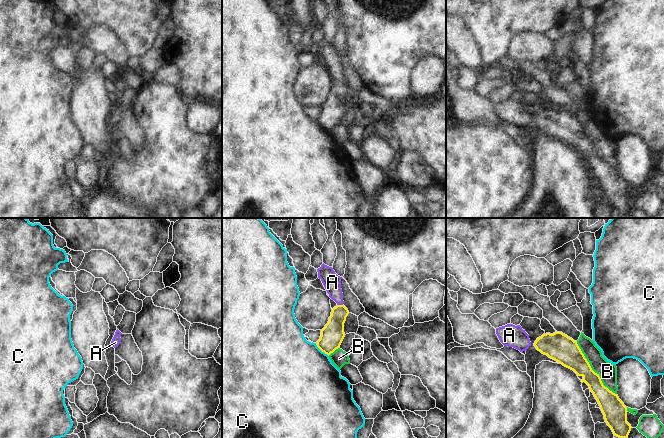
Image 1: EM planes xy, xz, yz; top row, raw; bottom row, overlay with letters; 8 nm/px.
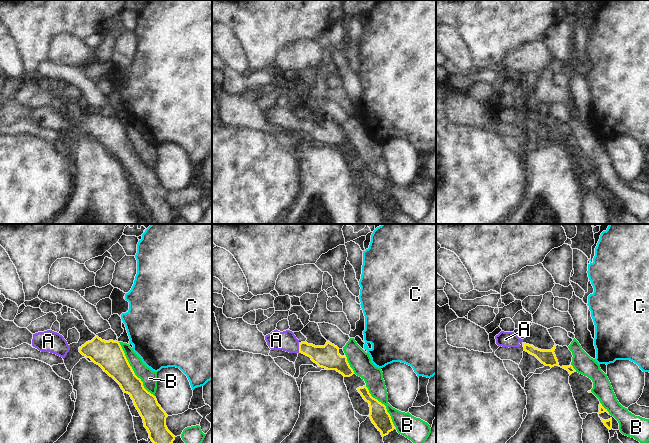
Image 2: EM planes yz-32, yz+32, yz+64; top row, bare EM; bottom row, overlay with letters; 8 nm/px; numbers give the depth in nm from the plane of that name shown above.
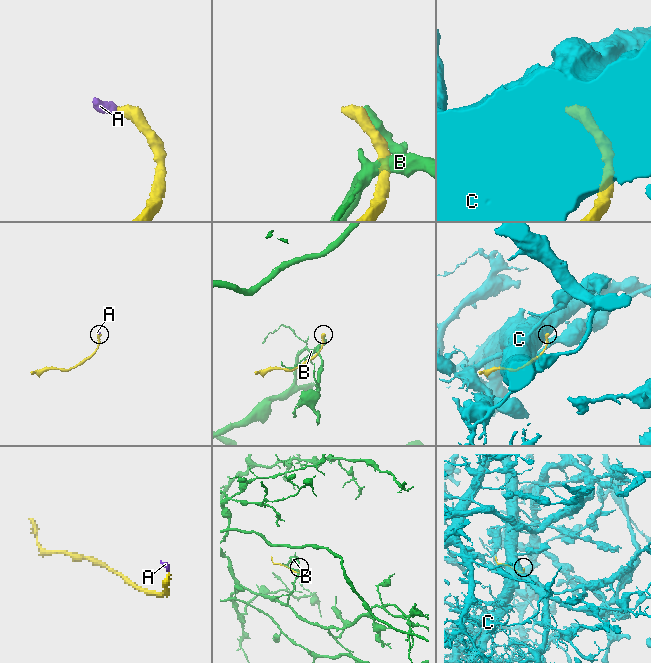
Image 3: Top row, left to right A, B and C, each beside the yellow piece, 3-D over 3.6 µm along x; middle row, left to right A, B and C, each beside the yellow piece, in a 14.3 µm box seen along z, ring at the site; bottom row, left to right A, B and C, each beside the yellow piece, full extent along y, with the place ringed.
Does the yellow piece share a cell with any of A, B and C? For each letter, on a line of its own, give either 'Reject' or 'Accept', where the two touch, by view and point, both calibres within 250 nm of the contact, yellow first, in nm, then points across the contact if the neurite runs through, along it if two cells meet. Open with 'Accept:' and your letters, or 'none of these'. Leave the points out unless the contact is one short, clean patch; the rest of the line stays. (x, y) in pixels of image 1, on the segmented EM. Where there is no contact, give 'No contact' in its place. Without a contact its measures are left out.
Accept: A
A: Accept. Touches yellow at xz (340, 305). Thickness 190 nm (yellow) against 140 nm. Path across: xz (332, 335), (340, 312), (340, 305), (332, 282)
B: Reject. Touches yellow at yz (592, 370). Thickness 200 nm (yellow) against 150 nm
C: Reject. Touches yellow at xz (321, 350). Thickness 190 nm (yellow) against 500 nm. Boundary: xz (315, 343), (328, 356).

